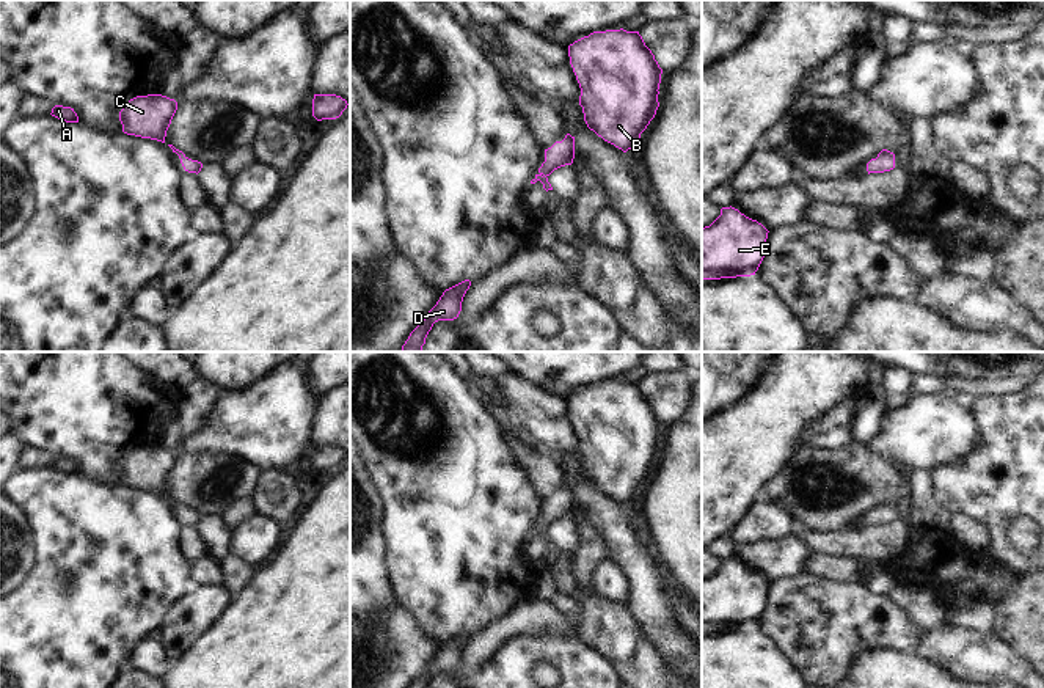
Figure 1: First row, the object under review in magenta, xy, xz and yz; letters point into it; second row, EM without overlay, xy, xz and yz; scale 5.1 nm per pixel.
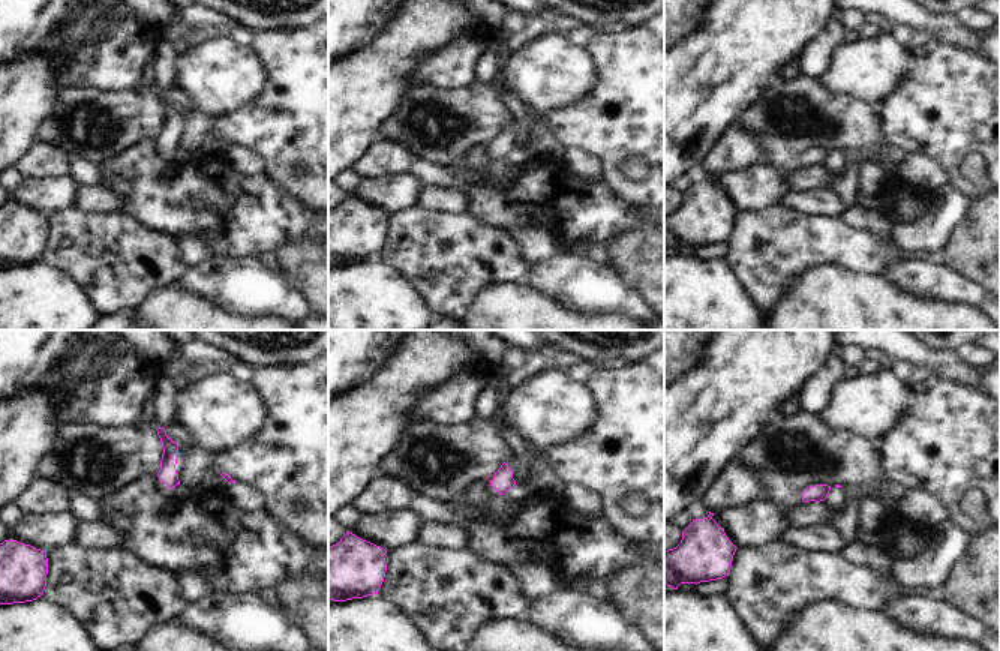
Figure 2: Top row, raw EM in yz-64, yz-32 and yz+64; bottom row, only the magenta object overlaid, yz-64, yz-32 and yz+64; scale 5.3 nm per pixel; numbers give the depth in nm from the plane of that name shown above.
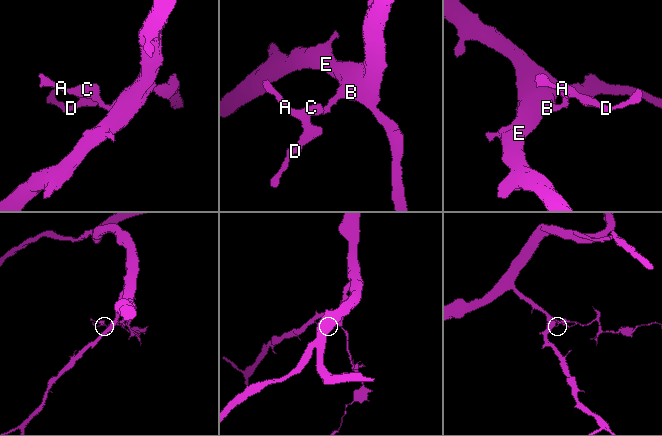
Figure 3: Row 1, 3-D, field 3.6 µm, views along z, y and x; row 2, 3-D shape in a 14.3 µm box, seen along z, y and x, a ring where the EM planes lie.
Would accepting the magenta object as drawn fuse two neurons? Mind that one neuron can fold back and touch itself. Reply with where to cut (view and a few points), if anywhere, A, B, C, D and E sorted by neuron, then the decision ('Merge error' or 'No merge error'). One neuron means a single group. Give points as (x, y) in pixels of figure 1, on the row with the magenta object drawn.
No split. Groups: A B C D E. No merge error

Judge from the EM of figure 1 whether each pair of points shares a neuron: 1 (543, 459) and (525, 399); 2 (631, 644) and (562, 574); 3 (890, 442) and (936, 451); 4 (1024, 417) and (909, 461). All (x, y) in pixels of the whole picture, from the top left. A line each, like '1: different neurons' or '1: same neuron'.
1: different neurons
2: same neuron
3: same neuron
4: different neurons

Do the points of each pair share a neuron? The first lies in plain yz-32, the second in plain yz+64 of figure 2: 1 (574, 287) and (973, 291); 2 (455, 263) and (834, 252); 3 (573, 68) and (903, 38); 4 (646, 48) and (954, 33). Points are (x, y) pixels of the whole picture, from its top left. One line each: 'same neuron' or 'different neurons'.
1: same neuron
2: same neuron
3: different neurons
4: different neurons

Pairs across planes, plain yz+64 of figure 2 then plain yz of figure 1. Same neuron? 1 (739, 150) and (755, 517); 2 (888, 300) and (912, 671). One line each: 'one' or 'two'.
1: one
2: one

